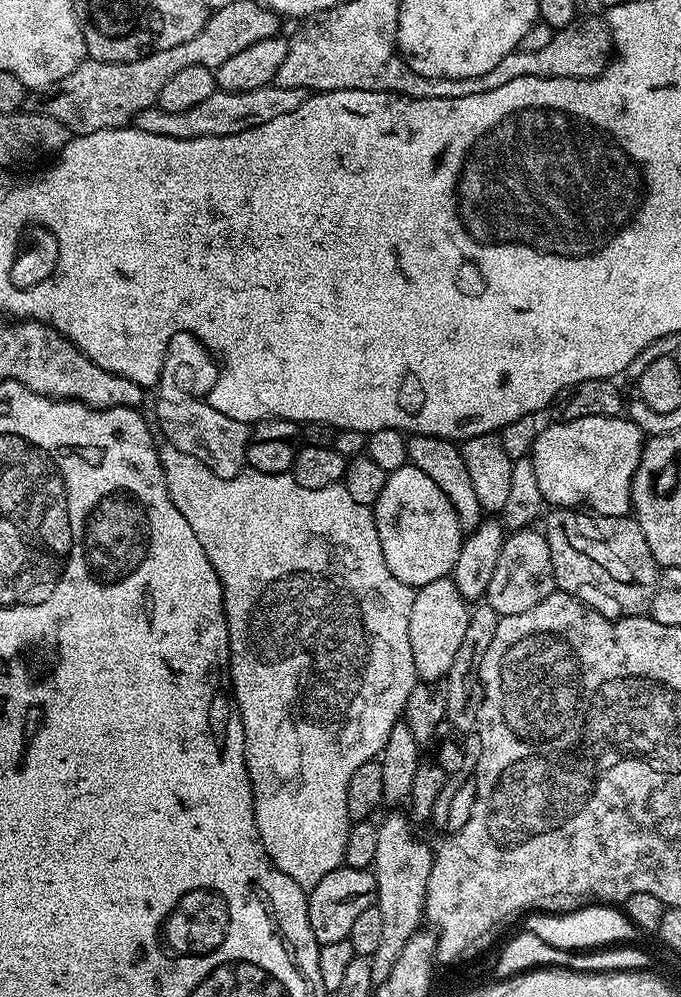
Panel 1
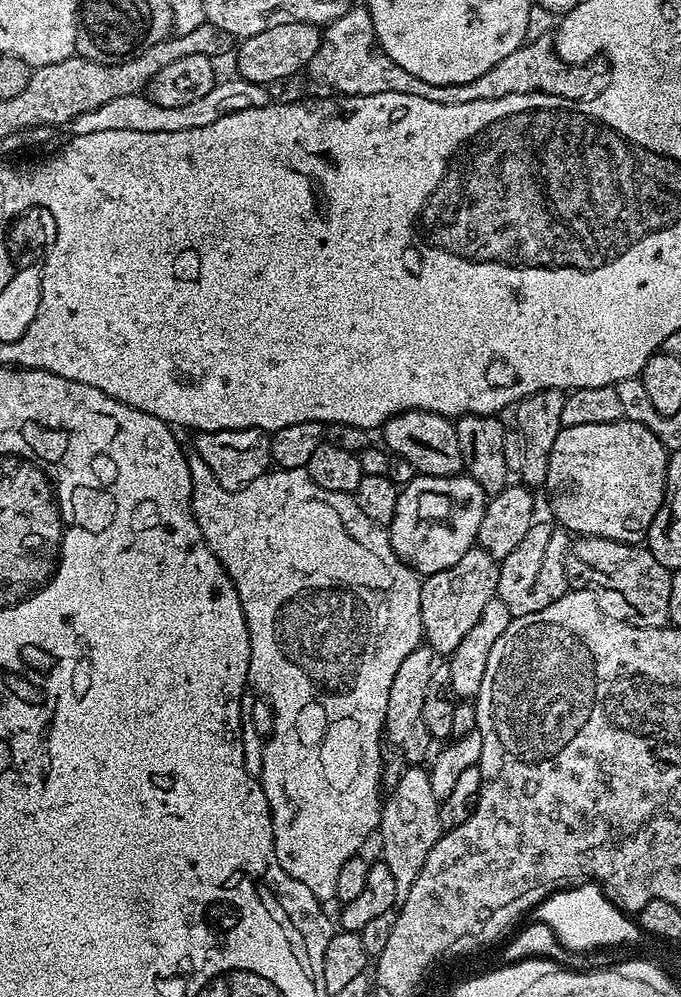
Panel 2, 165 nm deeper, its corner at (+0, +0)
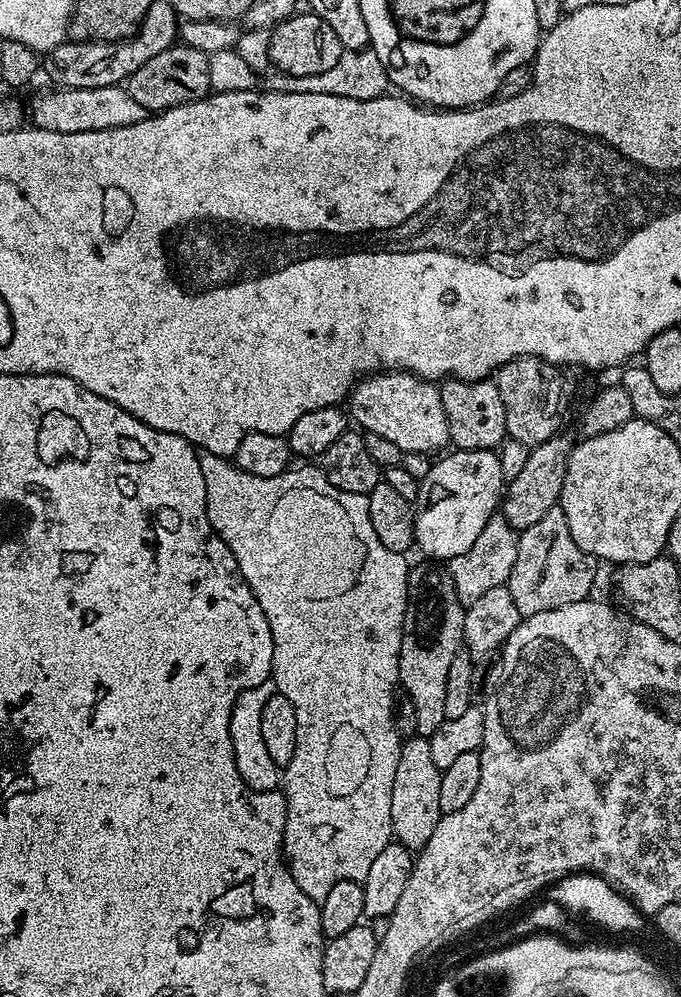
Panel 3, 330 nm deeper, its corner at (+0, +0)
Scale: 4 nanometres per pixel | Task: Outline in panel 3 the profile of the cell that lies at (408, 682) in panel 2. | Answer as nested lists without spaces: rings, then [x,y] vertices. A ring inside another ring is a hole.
[[[436,562],[411,565],[408,573],[408,605],[404,615],[404,637],[400,643],[399,687],[414,702],[419,735],[427,738],[442,726],[446,714],[446,680],[454,654],[464,648],[465,604],[454,590],[447,567]]]

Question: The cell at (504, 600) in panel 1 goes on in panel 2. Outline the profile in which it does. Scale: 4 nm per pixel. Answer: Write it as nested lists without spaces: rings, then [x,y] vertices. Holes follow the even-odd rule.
[[[555,522],[549,524],[533,523],[532,528],[510,550],[505,560],[499,561],[500,577],[496,587],[496,596],[506,602],[506,610],[512,616],[538,614],[538,610],[546,610],[550,602],[558,602],[570,588],[568,575],[568,553],[570,551],[570,536],[565,529]]]

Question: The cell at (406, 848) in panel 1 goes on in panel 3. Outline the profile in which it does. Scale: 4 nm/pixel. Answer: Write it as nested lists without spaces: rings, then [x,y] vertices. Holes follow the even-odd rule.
[[[417,734],[401,743],[398,770],[394,770],[394,790],[390,794],[390,818],[395,843],[414,854],[419,853],[426,842],[430,842],[430,834],[434,834],[434,826],[438,826],[442,815],[438,806],[438,790],[442,787],[441,771],[434,766],[434,758],[430,755],[430,746],[425,737]]]

